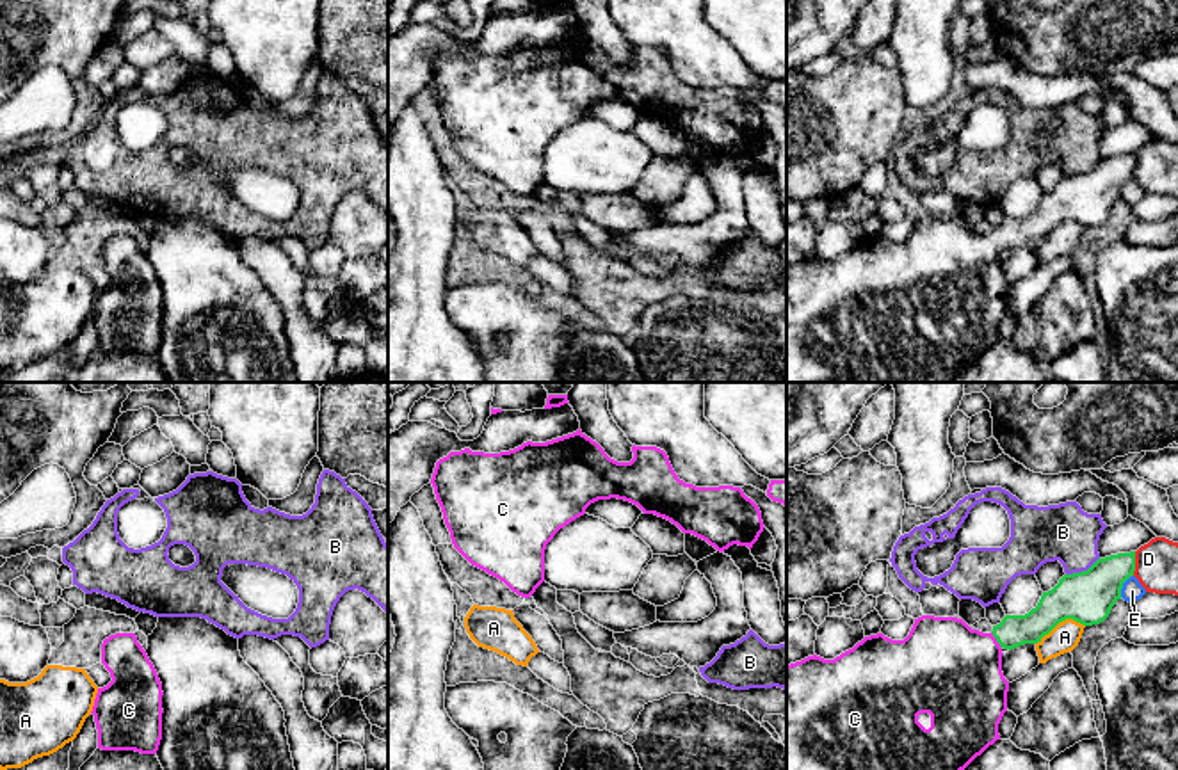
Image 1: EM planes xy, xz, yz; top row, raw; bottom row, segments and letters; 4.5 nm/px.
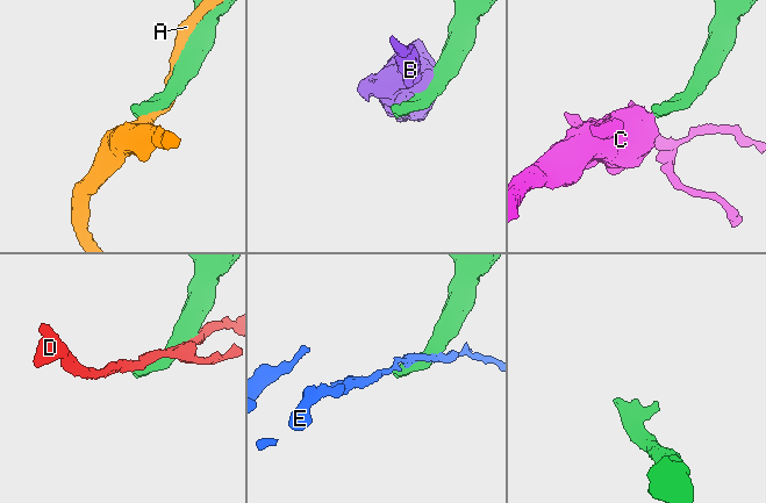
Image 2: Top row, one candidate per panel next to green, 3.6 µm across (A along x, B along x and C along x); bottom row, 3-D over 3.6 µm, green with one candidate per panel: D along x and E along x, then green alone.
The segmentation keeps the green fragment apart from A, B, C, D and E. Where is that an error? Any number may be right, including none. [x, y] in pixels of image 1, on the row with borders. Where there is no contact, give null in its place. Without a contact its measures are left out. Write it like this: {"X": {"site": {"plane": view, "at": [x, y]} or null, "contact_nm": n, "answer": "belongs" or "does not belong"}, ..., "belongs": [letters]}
{"A": {"site": {"plane": "yz", "at": [1059, 621]}, "contact_nm": 240, "answer": "does not belong"}, "B": {"site": {"plane": "yz", "at": [1082, 571]}, "contact_nm": 170, "answer": "does not belong"}, "C": {"site": {"plane": "yz", "at": [997, 641]}, "contact_nm": 90, "answer": "belongs"}, "D": {"site": {"plane": "yz", "at": [1134, 564]}, "contact_nm": 110, "answer": "does not belong"}, "E": {"site": {"plane": "yz", "at": [1121, 585]}, "contact_nm": 120, "answer": "does not belong"}, "belongs": ["C"]}

